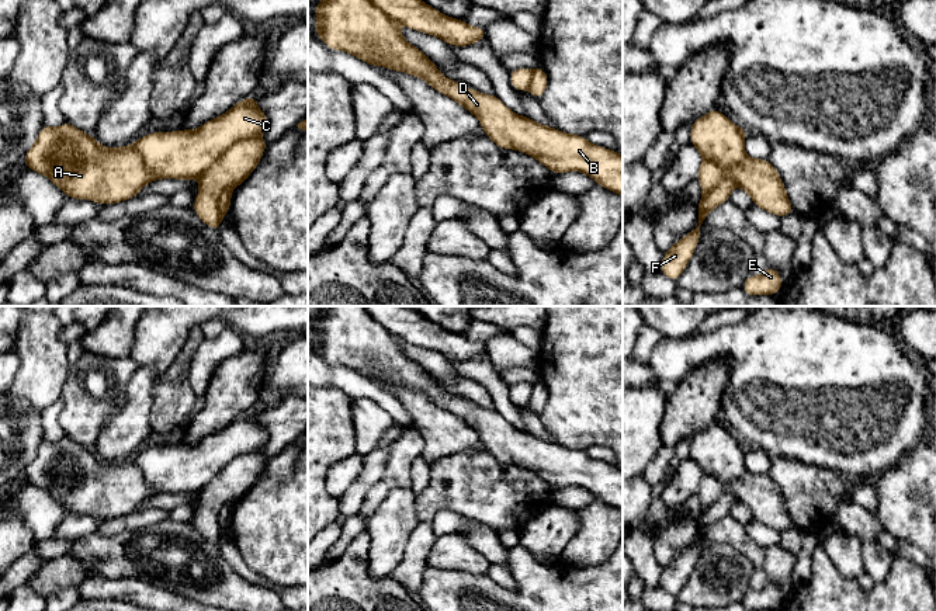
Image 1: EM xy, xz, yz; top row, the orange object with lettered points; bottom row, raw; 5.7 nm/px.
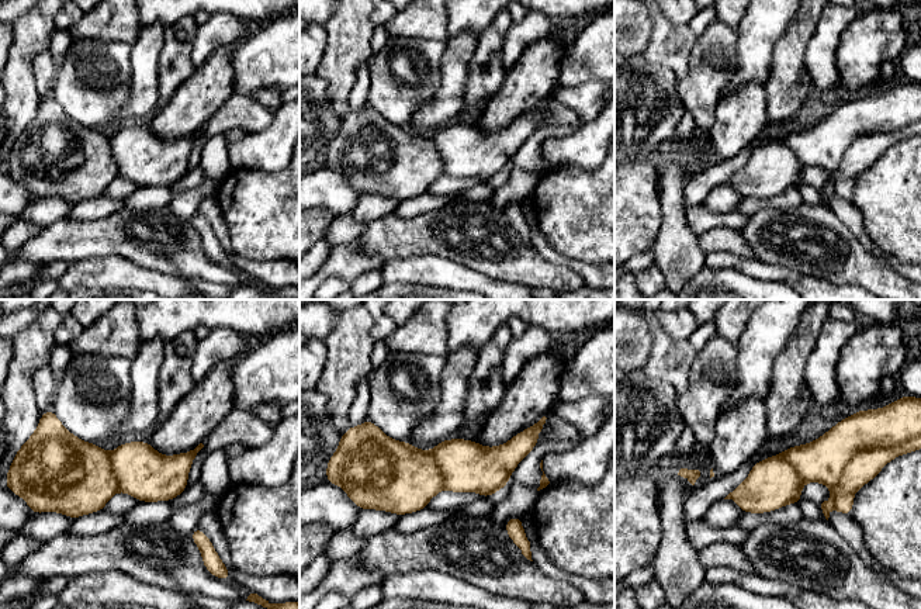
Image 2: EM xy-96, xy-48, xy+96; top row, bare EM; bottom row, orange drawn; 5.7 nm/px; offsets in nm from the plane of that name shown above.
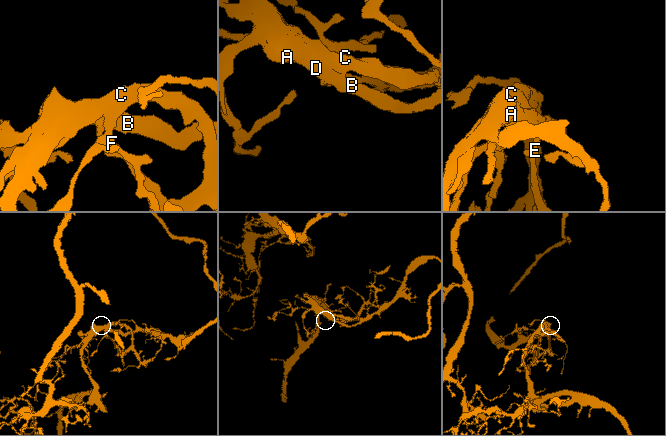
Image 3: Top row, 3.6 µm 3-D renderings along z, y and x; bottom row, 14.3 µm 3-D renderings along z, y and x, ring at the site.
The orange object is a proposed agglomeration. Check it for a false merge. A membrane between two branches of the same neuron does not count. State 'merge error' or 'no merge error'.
merge error

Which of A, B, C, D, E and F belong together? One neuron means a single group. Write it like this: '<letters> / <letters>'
A B D E F / C

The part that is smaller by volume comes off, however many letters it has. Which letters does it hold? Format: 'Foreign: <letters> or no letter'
Foreign: C

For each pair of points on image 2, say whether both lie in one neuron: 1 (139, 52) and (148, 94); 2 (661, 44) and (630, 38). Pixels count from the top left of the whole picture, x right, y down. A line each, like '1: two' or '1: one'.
1: one
2: two

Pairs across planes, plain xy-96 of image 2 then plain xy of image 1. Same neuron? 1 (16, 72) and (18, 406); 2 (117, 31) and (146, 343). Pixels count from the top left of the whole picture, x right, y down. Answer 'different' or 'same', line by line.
1: different
2: different

